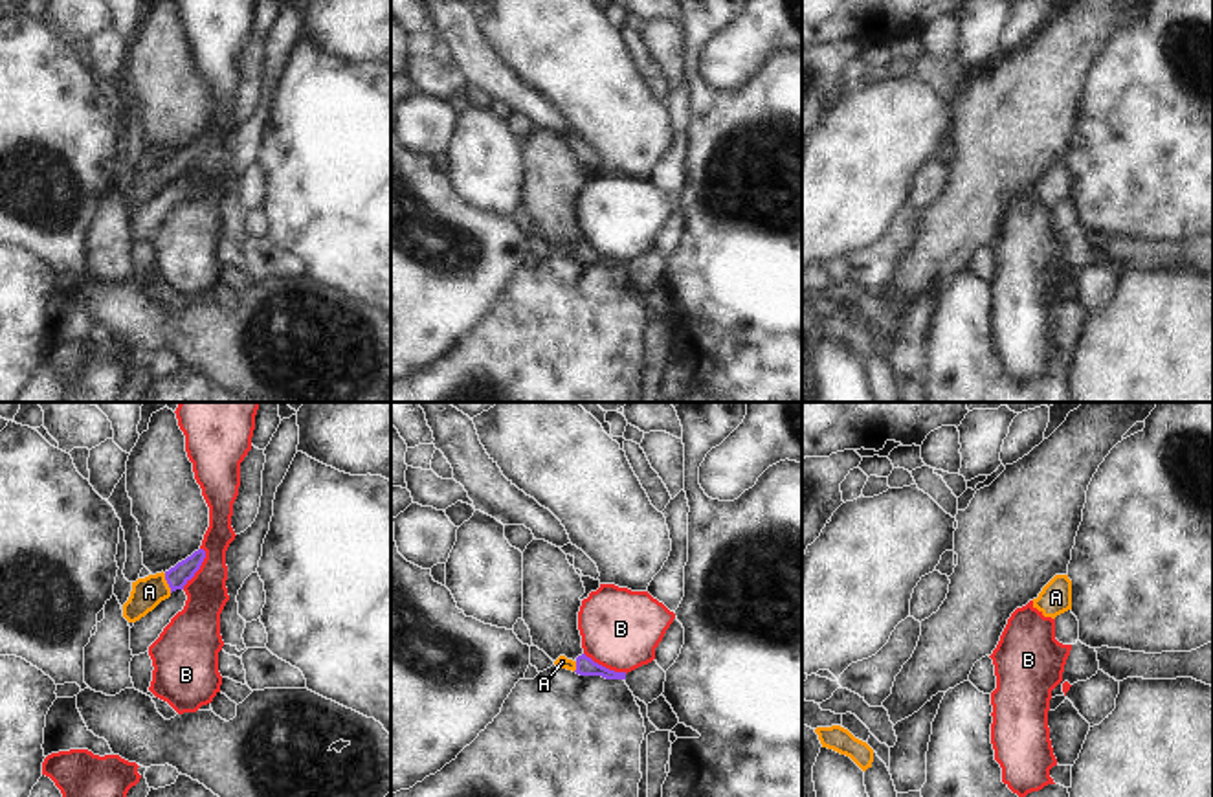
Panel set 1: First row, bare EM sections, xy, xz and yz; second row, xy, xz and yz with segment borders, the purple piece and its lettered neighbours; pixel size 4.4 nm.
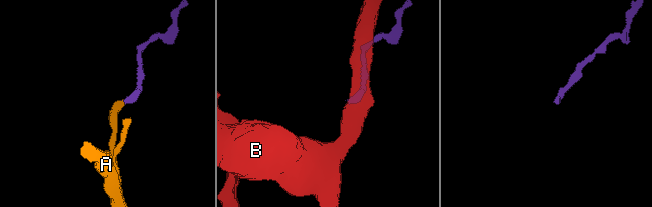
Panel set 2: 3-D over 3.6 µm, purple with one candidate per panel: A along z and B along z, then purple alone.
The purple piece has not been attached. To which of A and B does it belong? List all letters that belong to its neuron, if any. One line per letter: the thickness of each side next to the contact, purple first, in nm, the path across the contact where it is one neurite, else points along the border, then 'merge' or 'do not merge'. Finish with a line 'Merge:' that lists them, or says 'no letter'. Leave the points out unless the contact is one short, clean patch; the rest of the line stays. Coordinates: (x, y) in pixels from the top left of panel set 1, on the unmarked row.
A: 100/140 nm | across xy (177, 166), (167, 171), (149, 180) | merge
B: 100/190 nm | along xy (202, 136), (204, 149), (182, 177) | do not merge
Merge: A

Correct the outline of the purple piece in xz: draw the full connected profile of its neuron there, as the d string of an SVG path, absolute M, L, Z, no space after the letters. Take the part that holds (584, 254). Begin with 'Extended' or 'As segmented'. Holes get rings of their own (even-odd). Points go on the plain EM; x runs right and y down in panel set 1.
Extended. M585 242L578 244L574 250L567 248L565 244L560 244L554 250L554 253L560 255L560 257L573 259L573 261L576 261L580 264L602 264L606 268L626 268L626 261L609 259L609 257L595 252Z

